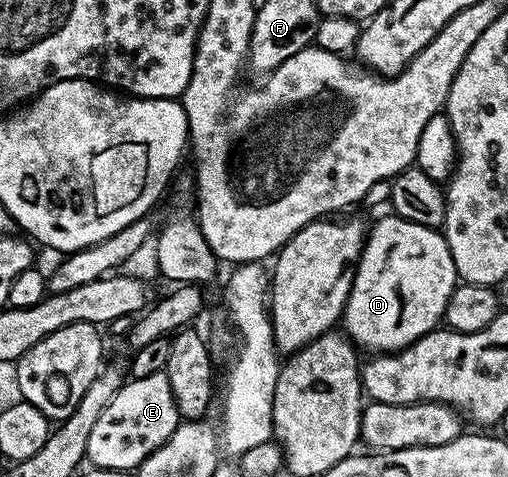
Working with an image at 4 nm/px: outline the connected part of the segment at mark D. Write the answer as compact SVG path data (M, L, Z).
M396 215L388 216L379 218L373 229L371 225L368 230L365 248L361 250L361 258L353 274L353 289L349 293L341 320L346 336L356 346L366 345L369 349L377 349L373 351L381 350L385 353L405 349L418 338L438 328L453 290L459 284L457 268L449 244L445 242L444 232L411 223Z

